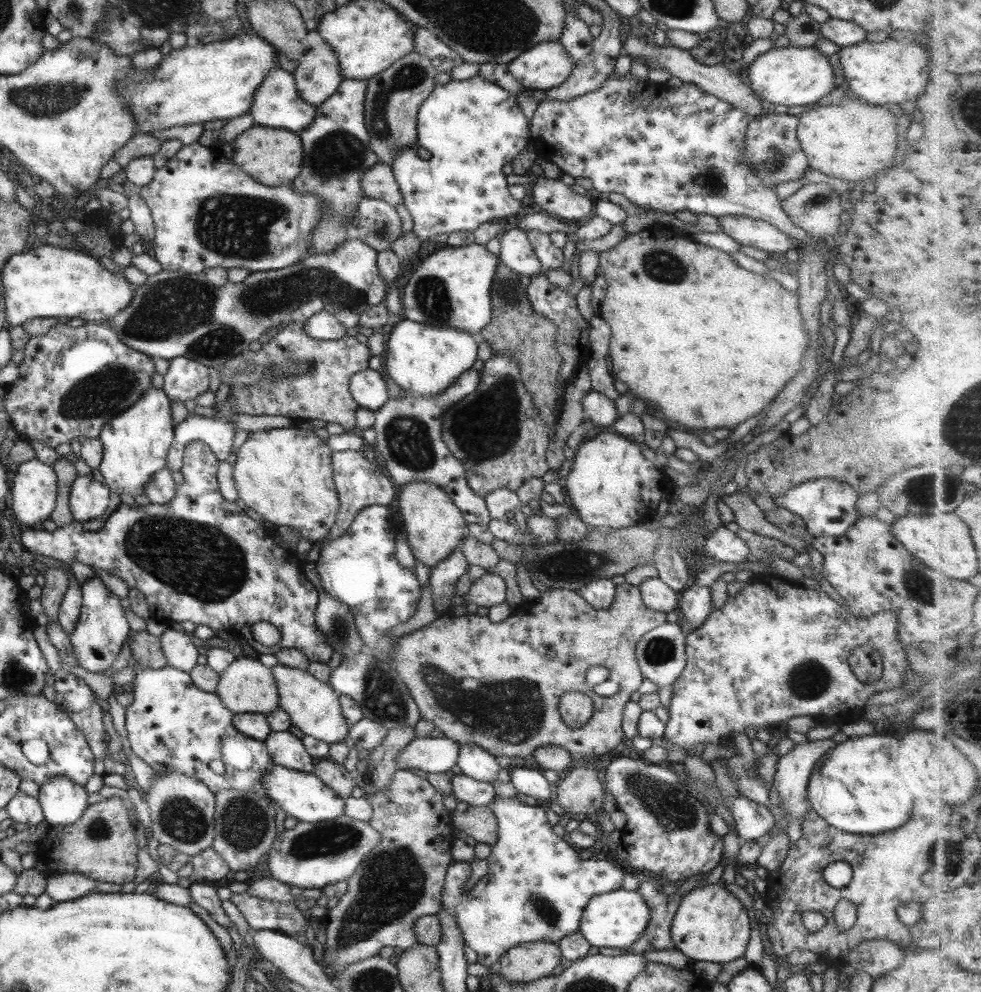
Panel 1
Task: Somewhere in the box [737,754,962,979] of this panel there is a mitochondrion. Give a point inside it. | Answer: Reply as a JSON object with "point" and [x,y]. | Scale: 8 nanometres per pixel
{"point":[943,860]}

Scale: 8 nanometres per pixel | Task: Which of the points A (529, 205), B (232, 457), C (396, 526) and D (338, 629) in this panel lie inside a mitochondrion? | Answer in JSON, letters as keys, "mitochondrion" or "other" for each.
{"A":"other","B":"other","C":"other","D":"mitochondrion"}

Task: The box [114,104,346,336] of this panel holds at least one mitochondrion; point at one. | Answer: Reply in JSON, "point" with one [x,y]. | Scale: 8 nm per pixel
{"point":[232,225]}

